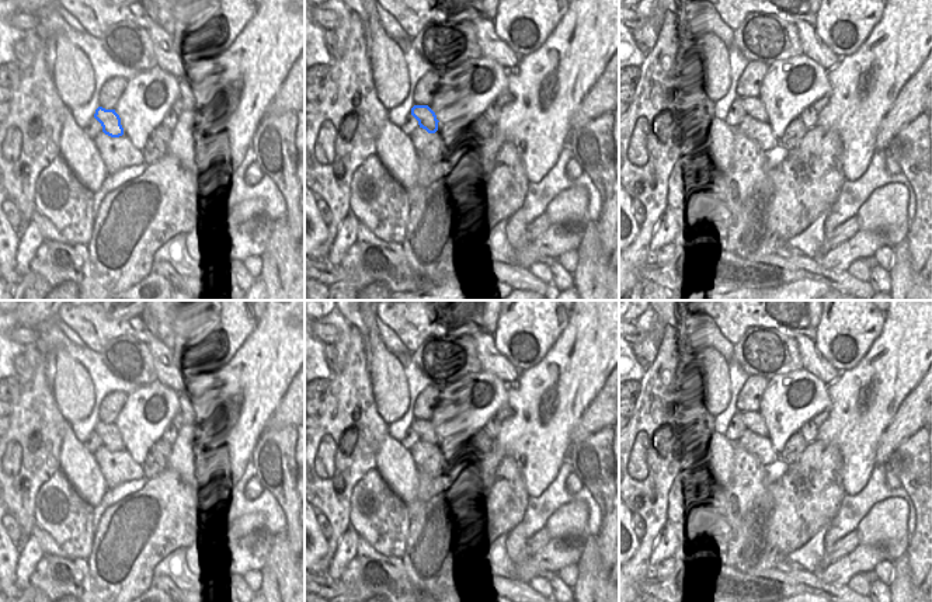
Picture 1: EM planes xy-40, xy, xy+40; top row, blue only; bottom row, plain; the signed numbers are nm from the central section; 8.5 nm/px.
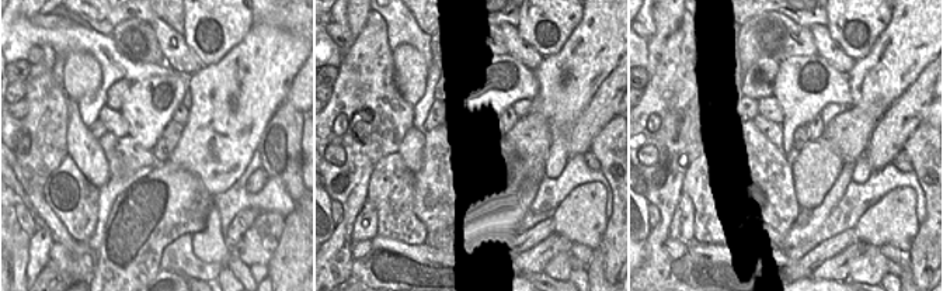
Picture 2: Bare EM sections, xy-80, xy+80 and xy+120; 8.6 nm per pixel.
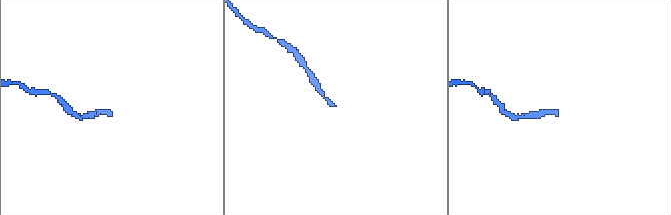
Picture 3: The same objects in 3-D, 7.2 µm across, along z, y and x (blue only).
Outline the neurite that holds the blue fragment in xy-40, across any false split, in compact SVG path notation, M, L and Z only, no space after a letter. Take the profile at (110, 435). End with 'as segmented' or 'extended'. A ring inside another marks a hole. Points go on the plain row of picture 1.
M98 421L95 424L94 432L101 438L102 446L111 452L119 452L124 449L124 442L121 439L121 432L115 424L105 424Z; as segmented

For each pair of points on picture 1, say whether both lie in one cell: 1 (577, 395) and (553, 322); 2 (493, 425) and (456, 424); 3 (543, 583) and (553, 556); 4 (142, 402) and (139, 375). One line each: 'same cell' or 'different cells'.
1: different cells
2: different cells
3: different cells
4: different cells

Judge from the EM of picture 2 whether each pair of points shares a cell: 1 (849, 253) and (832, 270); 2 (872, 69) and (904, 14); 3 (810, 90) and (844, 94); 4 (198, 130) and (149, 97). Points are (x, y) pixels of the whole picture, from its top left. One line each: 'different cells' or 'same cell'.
1: same cell
2: same cell
3: same cell
4: different cells

